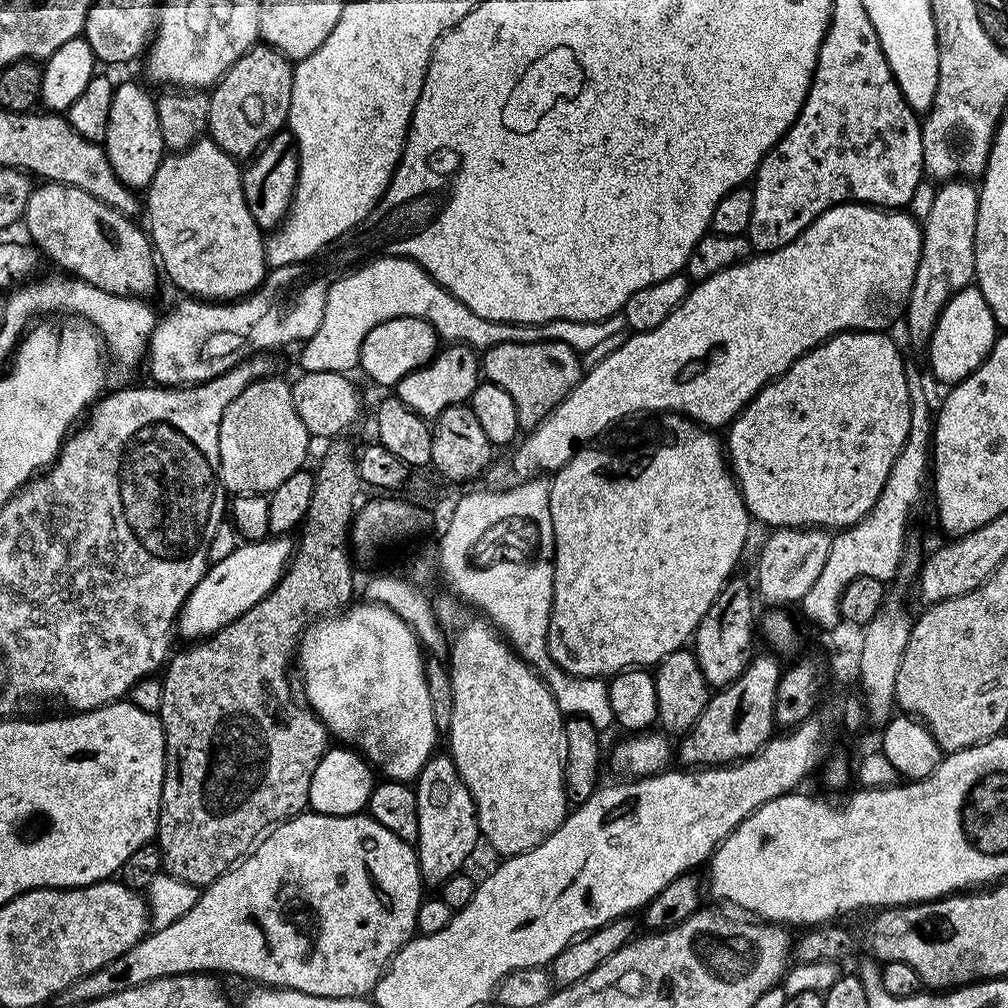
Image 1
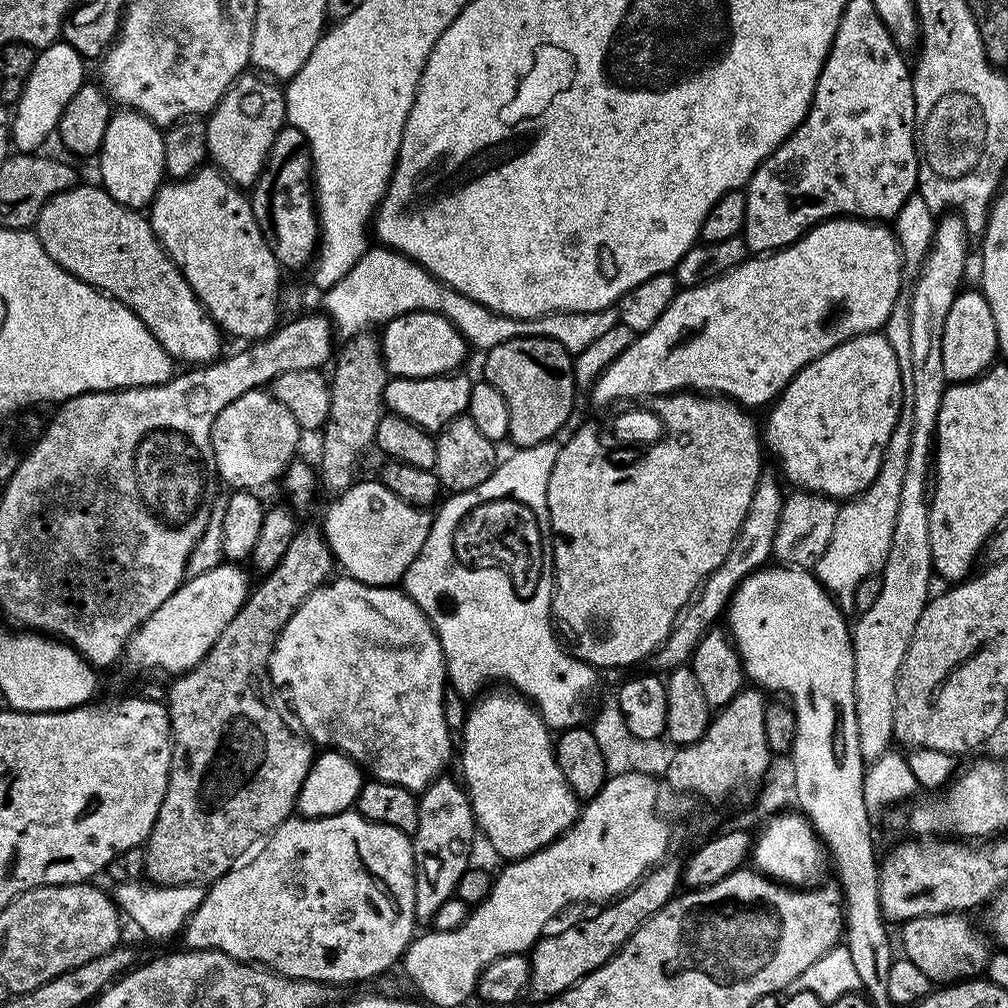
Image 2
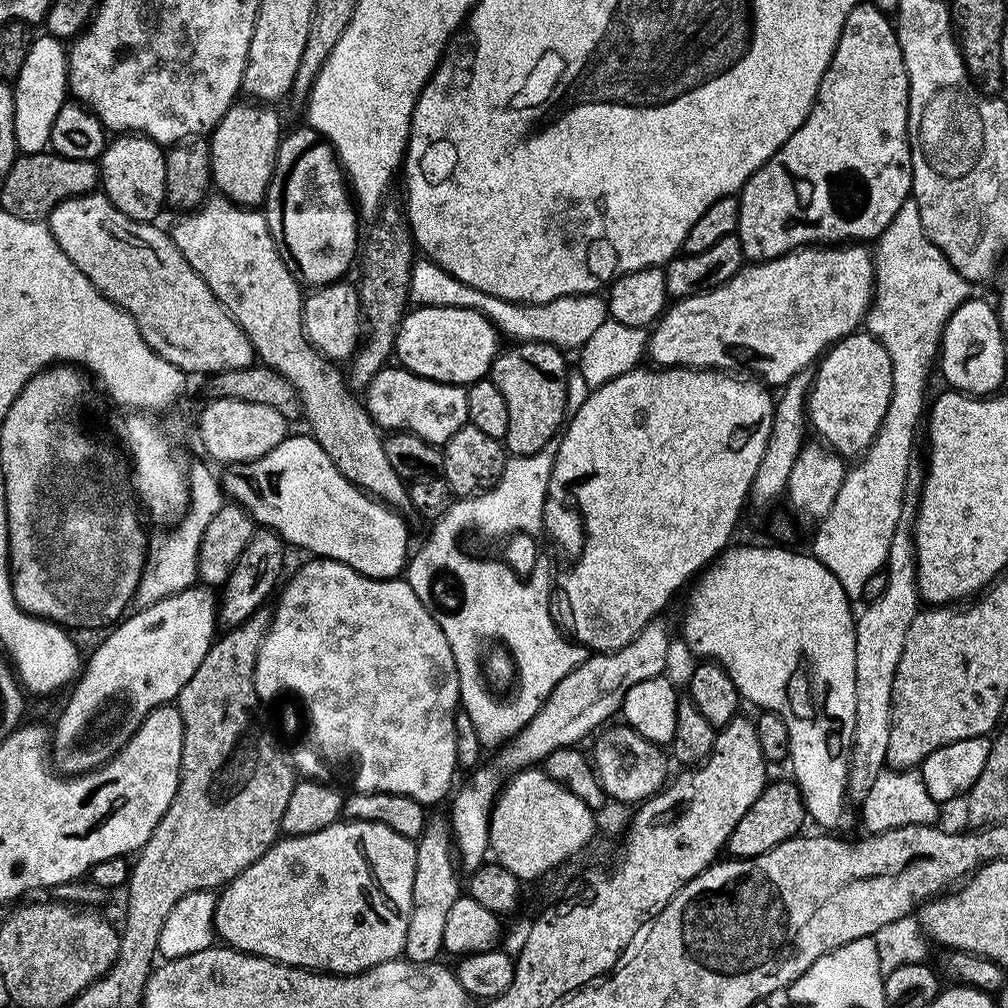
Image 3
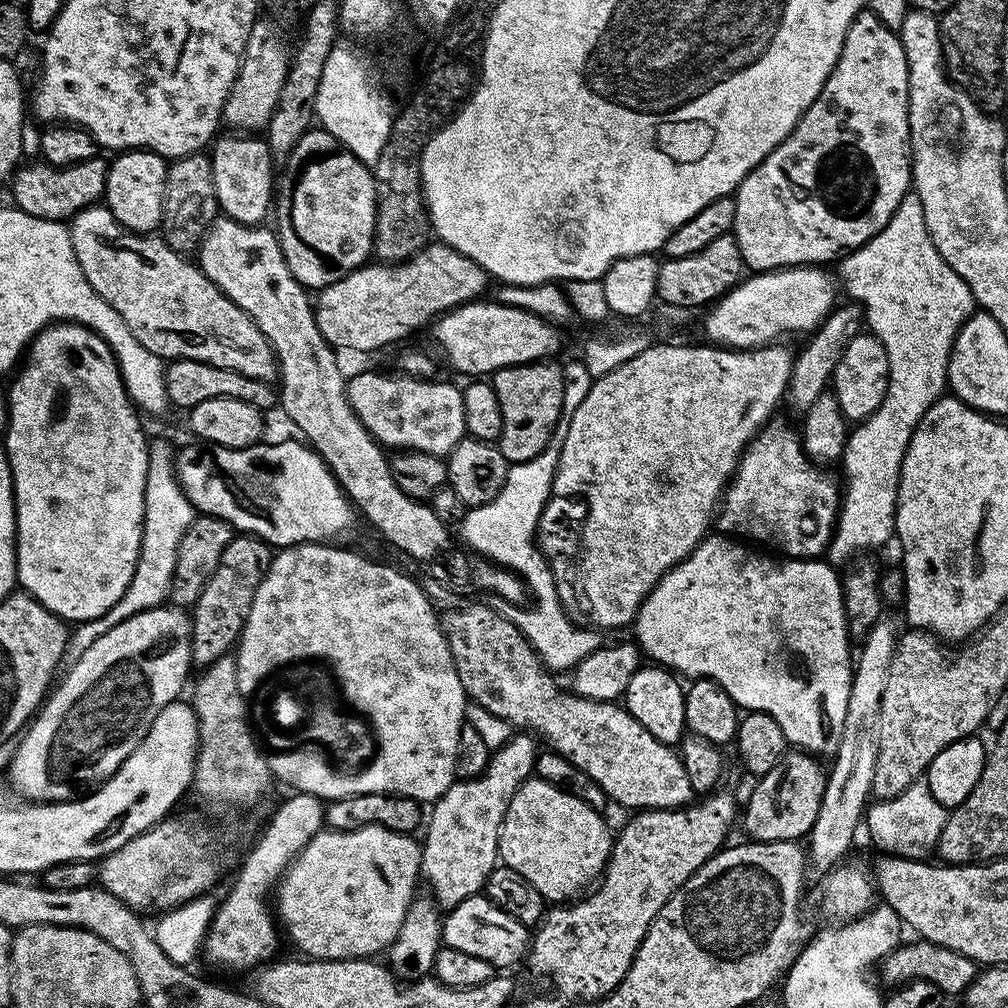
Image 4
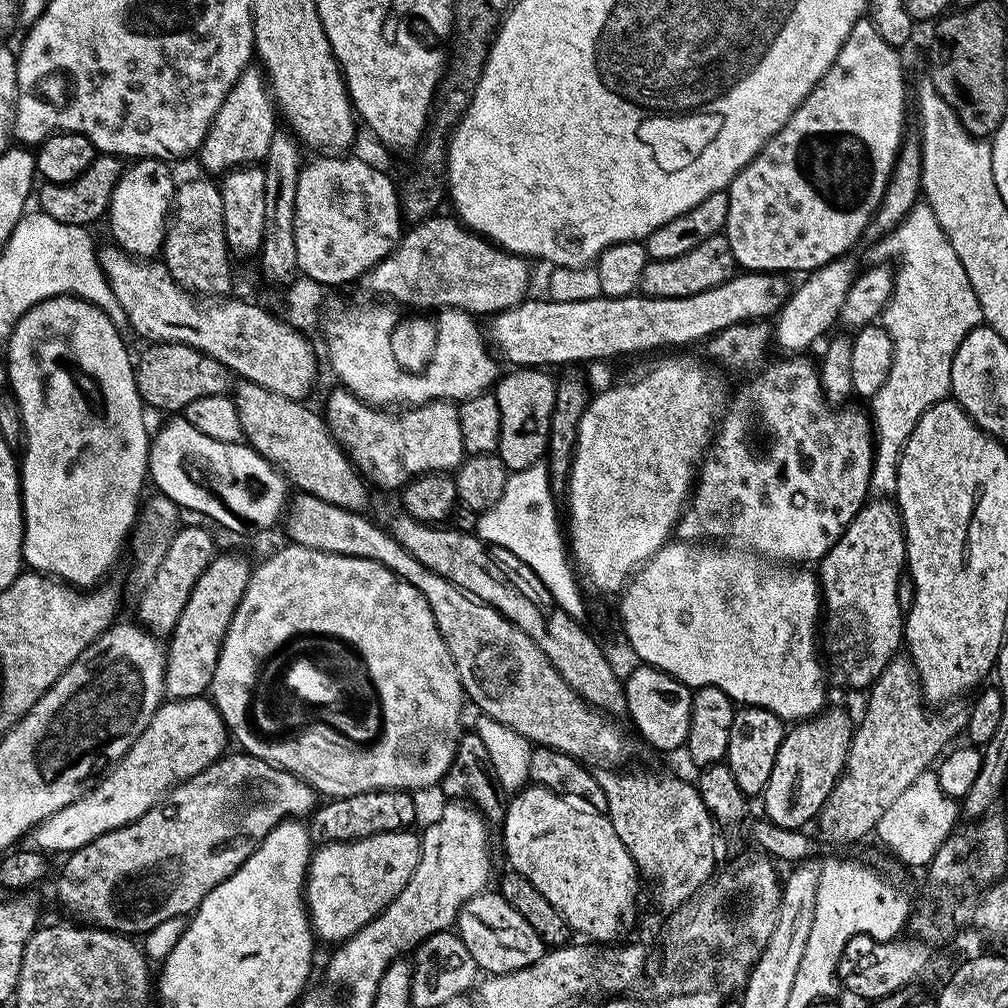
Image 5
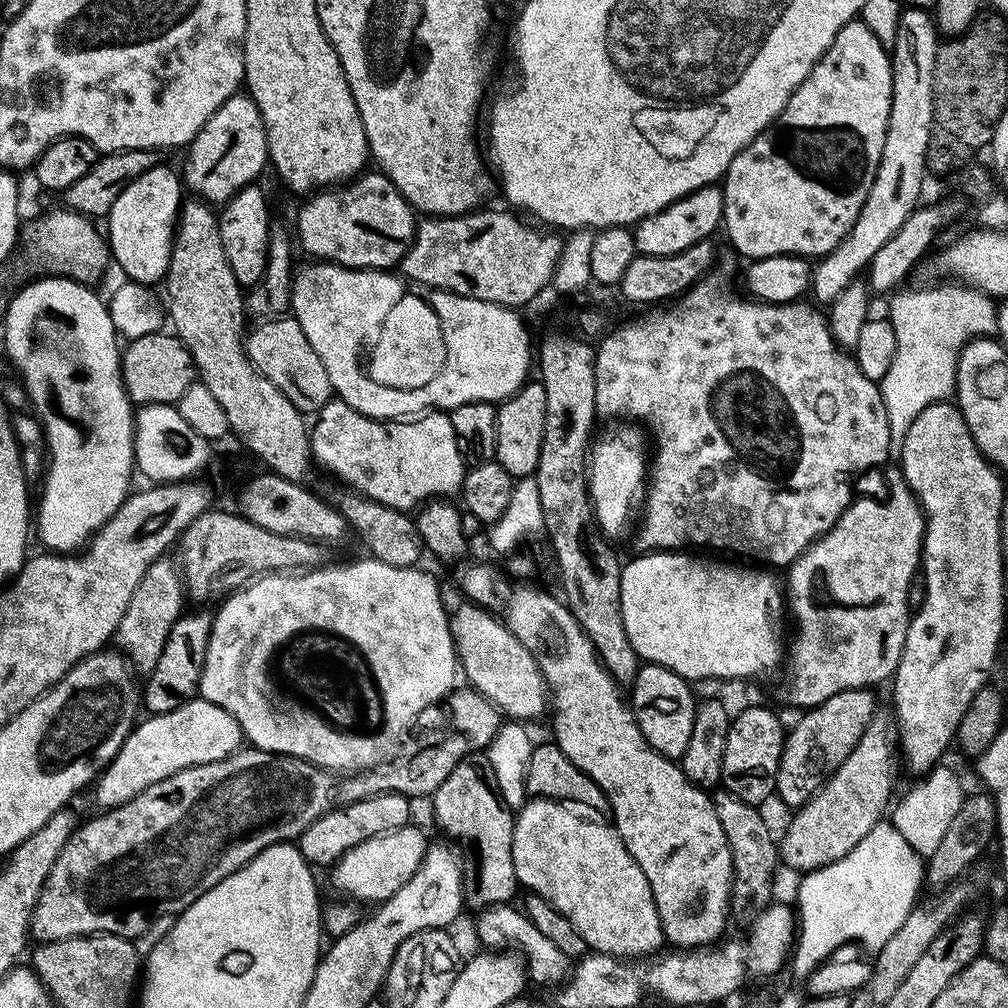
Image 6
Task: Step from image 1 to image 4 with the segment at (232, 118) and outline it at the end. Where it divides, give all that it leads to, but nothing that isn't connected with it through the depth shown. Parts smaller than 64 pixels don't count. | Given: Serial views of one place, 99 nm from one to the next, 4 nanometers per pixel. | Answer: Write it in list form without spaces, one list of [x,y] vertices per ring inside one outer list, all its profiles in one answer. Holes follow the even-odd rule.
[[[256,134],[221,135],[211,145],[214,194],[220,203],[220,212],[239,224],[260,226],[269,219],[274,208],[274,184],[272,188],[272,167],[274,161],[268,149],[267,139]]]

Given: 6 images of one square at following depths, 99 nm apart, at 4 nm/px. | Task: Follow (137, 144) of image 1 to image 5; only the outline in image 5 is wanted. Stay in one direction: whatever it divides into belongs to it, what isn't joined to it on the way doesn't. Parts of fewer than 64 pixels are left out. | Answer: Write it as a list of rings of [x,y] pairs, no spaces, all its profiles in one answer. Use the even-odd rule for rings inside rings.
[[[140,158],[123,169],[120,173],[120,180],[114,186],[112,201],[106,213],[106,221],[112,227],[111,239],[117,248],[127,252],[128,255],[137,258],[152,258],[163,249],[164,233],[170,219],[170,209],[172,207],[172,193],[174,191],[174,179],[169,165],[163,160],[153,160],[151,158]]]

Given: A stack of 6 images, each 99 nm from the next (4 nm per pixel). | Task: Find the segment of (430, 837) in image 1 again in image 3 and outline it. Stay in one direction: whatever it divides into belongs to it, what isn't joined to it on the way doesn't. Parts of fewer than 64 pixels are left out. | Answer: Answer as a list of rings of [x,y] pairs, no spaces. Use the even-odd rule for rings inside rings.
[[[429,819],[420,839],[415,841],[414,894],[410,906],[410,926],[406,926],[406,942],[403,959],[419,964],[431,964],[441,959],[444,952],[443,932],[446,918],[454,902],[462,895],[462,876],[456,873],[458,860],[454,855],[454,841],[449,825],[440,820]]]

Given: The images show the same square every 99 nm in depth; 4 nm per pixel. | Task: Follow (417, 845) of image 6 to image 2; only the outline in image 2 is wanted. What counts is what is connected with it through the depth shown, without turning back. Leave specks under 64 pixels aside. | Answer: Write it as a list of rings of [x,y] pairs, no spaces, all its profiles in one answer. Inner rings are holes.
[[[355,810],[339,812],[337,816],[323,816],[317,820],[290,818],[278,830],[268,837],[266,843],[247,862],[226,873],[205,891],[204,901],[196,912],[189,917],[182,931],[183,947],[198,952],[224,952],[230,958],[243,960],[245,964],[263,966],[291,980],[313,980],[325,986],[336,984],[356,984],[359,980],[372,980],[383,974],[387,968],[401,963],[408,951],[409,944],[417,931],[414,914],[414,886],[416,885],[416,867],[412,842],[408,835],[394,826],[375,824]]]

